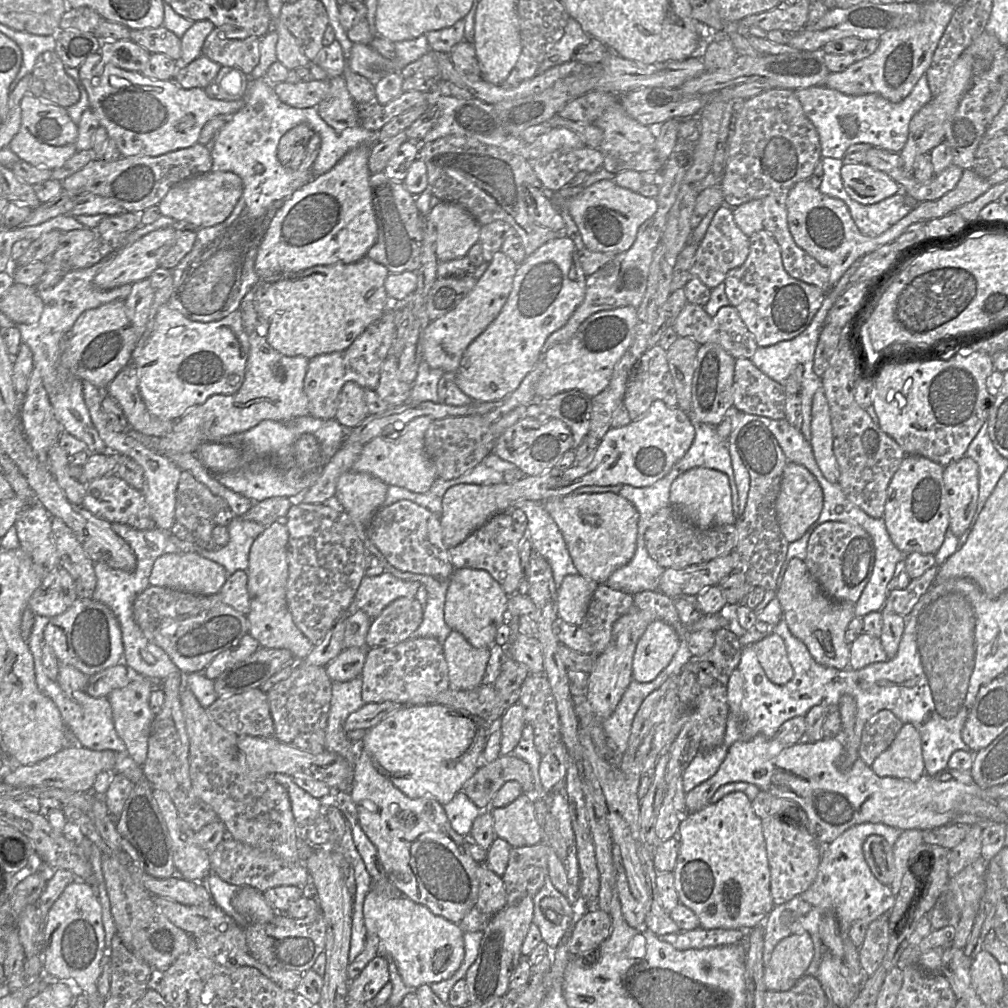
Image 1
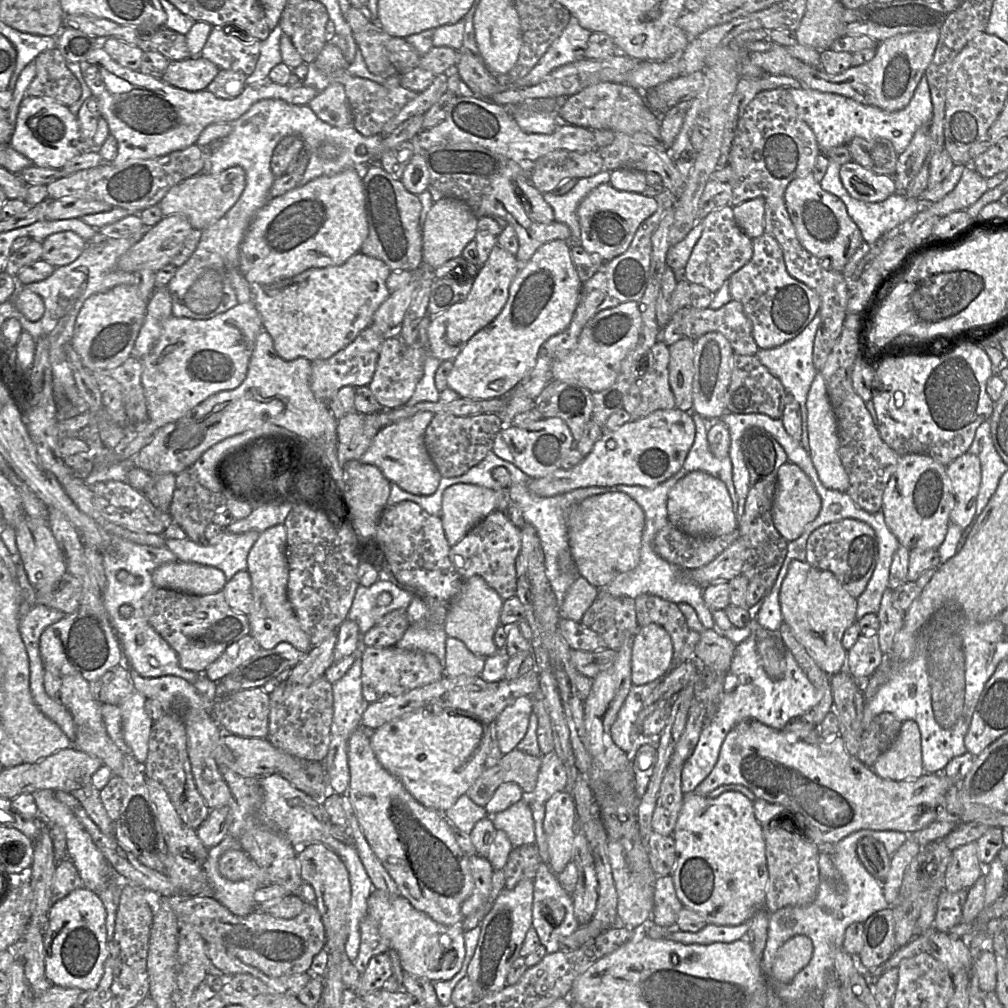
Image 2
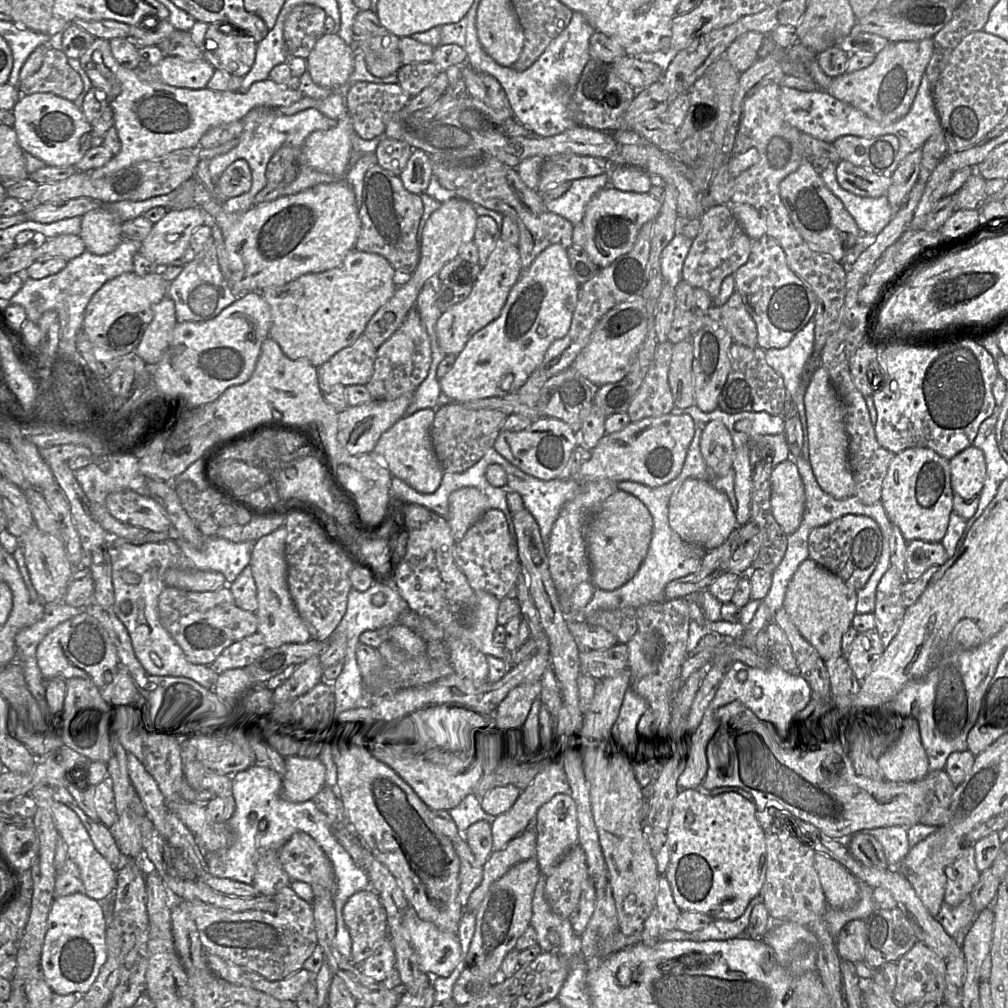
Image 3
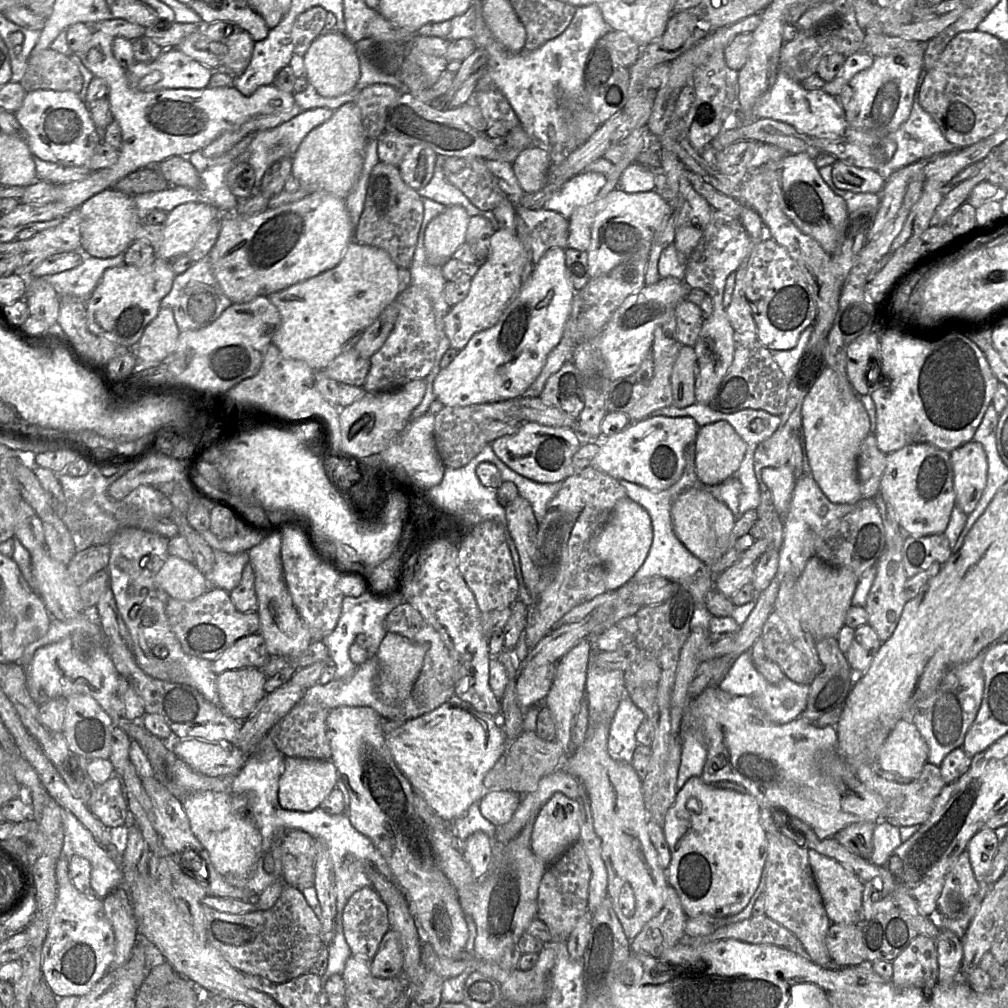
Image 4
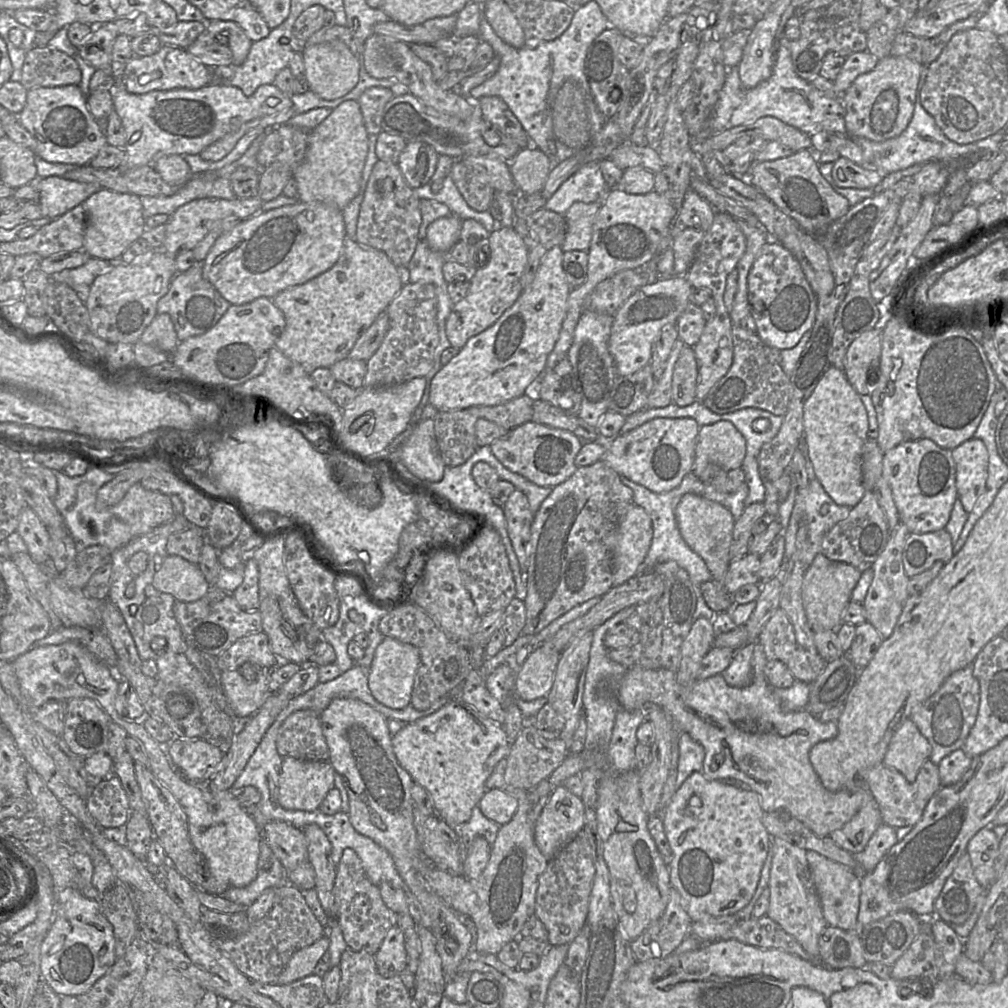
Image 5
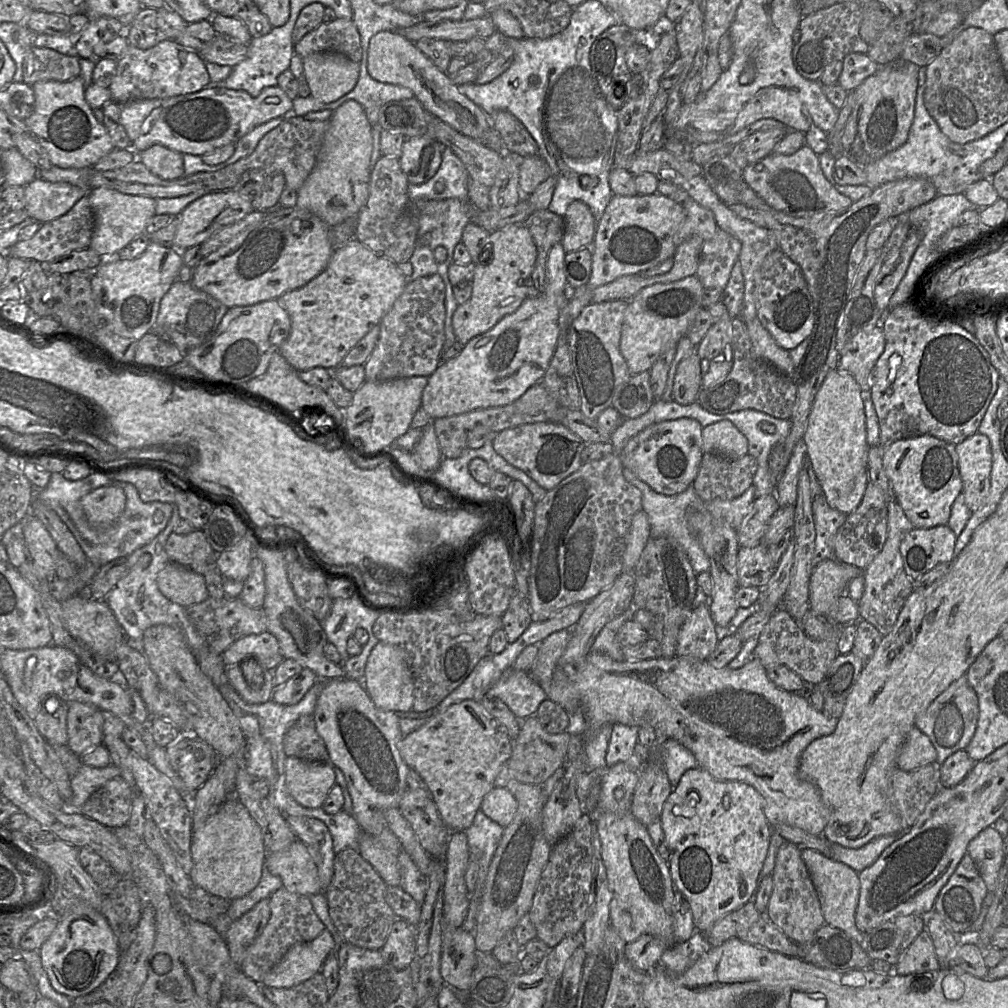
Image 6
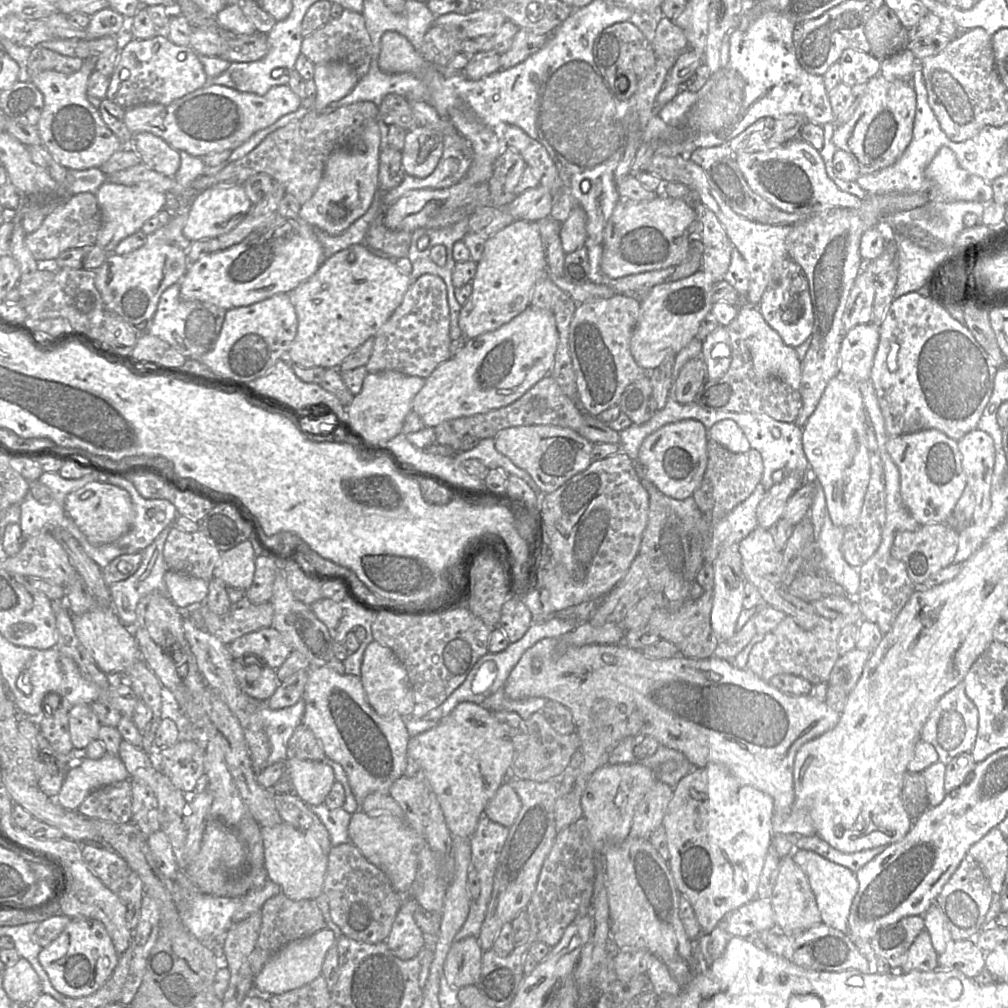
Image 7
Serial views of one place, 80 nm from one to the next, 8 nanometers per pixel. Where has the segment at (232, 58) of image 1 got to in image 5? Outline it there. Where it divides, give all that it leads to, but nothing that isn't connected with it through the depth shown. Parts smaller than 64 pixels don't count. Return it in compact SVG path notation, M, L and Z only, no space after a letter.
M211 20L206 23L206 31L215 34L218 41L218 33L228 37L227 46L233 54L232 66L238 67L246 60L253 41L245 31L233 21Z

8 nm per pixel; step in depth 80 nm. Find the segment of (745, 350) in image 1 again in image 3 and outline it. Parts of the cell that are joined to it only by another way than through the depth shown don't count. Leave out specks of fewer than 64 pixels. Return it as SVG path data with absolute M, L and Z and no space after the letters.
M737 291L722 306L712 305L703 312L694 310L692 335L709 325L722 326L736 343L750 348L758 346L756 324Z

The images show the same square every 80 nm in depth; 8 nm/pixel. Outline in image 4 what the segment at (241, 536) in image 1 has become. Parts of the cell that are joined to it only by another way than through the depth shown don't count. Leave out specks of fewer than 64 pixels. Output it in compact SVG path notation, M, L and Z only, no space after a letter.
M215 551L215 563L211 572L204 574L211 587L231 592L241 581L243 570L249 563L248 552L230 554Z

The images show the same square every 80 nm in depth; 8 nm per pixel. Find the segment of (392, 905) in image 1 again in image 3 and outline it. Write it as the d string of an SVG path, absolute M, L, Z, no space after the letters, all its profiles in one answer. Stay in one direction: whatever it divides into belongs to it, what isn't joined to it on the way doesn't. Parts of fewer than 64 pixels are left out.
M410 908L403 917L419 966L432 978L448 978L462 958L458 935L440 931L433 923L421 920Z

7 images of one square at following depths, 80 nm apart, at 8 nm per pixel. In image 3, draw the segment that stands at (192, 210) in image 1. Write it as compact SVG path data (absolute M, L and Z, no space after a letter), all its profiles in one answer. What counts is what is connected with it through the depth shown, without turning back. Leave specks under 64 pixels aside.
M244 159L233 162L225 169L215 185L224 200L248 192L252 185L252 173L248 162Z

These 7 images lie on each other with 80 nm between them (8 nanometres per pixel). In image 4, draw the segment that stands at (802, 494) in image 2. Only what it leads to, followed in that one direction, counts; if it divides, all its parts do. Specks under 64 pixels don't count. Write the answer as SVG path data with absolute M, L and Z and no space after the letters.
M789 465L766 467L762 470L762 479L771 491L774 507L783 521L796 483L794 470Z

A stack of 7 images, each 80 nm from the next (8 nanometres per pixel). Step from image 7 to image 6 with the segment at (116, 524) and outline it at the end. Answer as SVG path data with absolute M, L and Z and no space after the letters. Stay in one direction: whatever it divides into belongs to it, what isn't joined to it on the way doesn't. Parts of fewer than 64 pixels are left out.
M120 485L102 486L85 495L81 505L93 526L108 527L122 515L126 494Z

